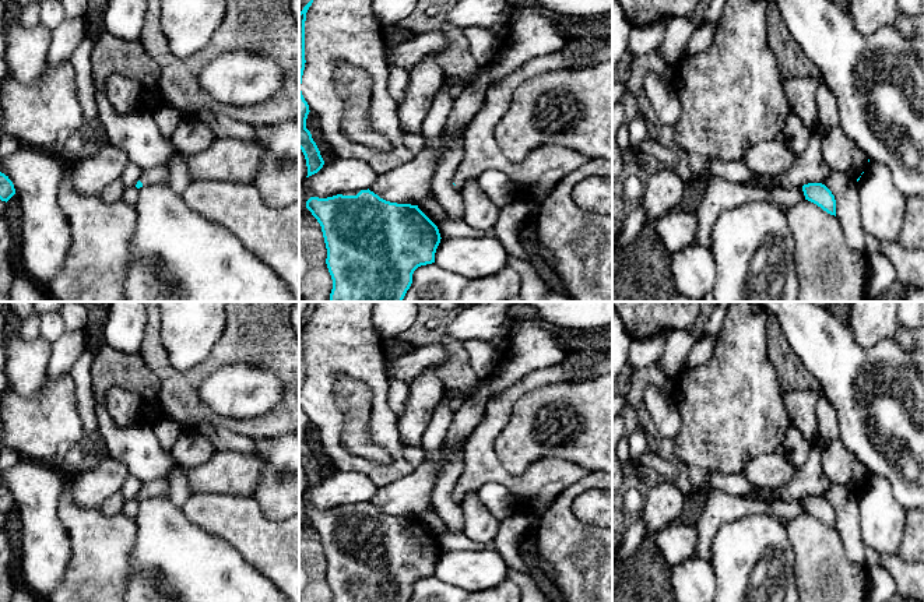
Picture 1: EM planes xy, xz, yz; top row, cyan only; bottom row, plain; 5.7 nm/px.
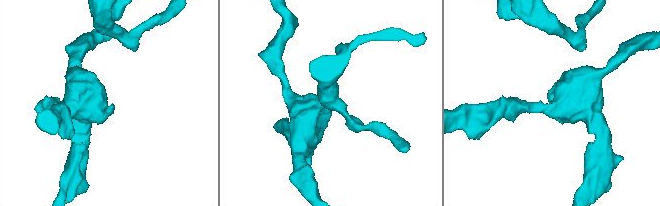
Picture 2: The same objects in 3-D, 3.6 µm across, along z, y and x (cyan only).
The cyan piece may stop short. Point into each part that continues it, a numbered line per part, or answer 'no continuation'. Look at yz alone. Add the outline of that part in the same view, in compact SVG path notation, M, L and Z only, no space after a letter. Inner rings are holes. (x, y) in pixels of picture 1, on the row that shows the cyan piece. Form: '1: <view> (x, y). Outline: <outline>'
no continuation

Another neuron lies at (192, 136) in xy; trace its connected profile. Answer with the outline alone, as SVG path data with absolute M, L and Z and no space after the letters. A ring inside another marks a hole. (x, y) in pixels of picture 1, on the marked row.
M196 116L183 117L171 135L173 149L182 155L194 155L205 151L217 140L215 134Z

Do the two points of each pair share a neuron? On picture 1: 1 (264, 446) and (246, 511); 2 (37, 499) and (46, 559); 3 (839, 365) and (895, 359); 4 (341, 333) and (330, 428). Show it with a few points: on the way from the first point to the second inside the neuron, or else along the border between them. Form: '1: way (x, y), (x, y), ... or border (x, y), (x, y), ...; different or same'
1: border (253, 497), (267, 517), (278, 518); different
2: way (38, 514), (45, 544); same
3: way (853, 365), (881, 359); same
4: way (325, 356), (323, 404); same

